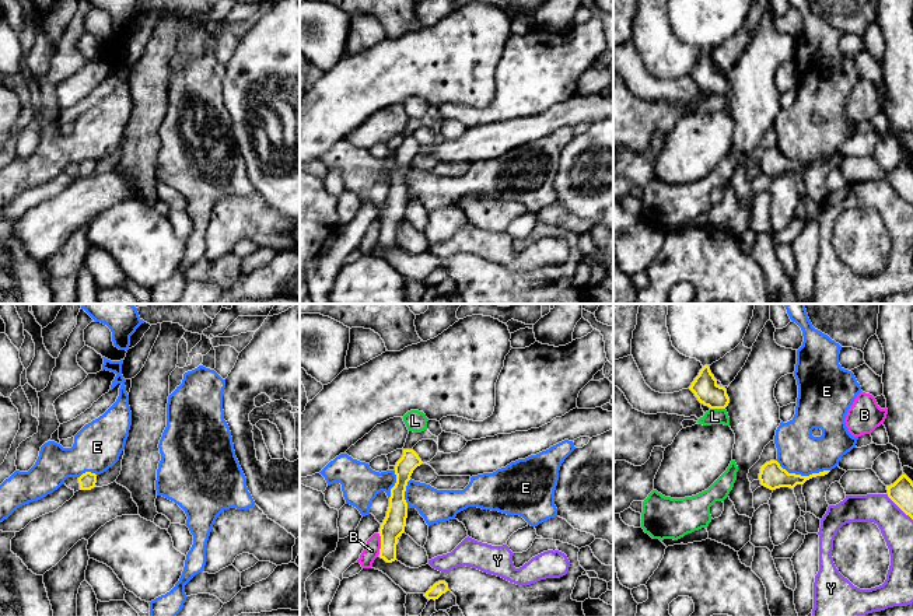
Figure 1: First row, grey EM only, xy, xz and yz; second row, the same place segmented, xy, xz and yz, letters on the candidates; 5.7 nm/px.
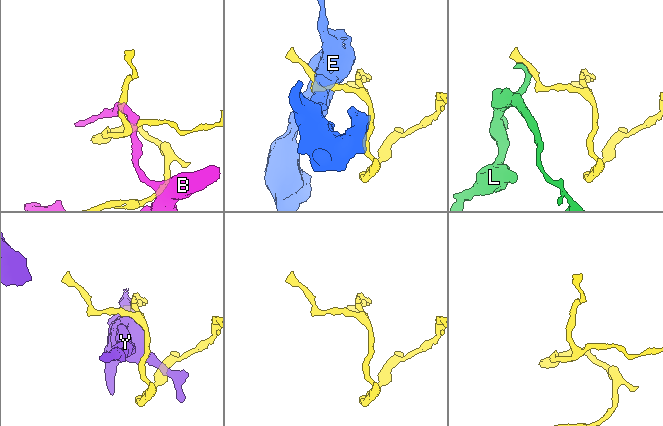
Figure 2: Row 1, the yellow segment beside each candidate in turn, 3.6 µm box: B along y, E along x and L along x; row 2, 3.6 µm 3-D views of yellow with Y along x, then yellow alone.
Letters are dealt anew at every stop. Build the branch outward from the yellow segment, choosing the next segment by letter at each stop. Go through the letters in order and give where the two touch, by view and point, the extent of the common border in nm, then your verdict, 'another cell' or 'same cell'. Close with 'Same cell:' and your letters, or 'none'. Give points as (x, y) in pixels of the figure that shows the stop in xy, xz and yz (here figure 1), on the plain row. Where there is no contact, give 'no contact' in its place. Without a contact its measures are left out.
B: xz (381, 230) | 130 nm | another cell
E: yz (803, 163) | 320 nm | another cell
L: yz (717, 94) | 90 nm | another cell
Y: yz (899, 193) | 220 nm | another cell
Same cell: none

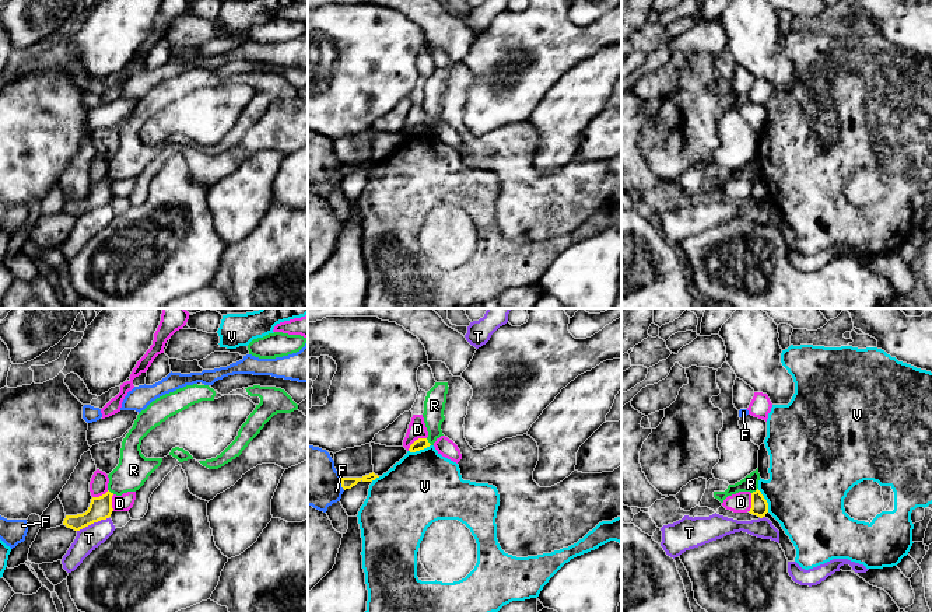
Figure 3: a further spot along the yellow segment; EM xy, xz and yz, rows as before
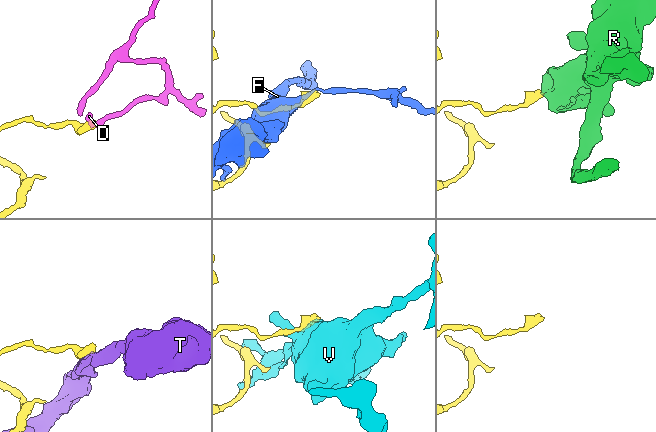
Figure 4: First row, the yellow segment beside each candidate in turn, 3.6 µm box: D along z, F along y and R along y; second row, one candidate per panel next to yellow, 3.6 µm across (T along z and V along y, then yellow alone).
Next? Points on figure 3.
D: xz (416, 126) | 130 nm | another cell
F: xz (342, 170) | 80 nm | another cell
R: xz (427, 128) | 50 nm | another cell
T: xy (93, 209) | 200 nm | another cell
V: yz (766, 186) | 150 nm | another cell
Same cell: none

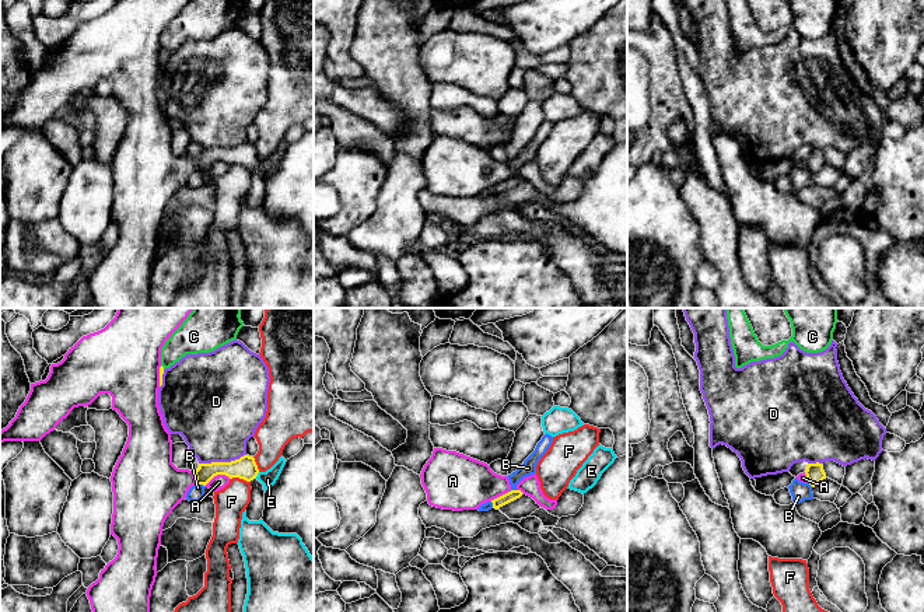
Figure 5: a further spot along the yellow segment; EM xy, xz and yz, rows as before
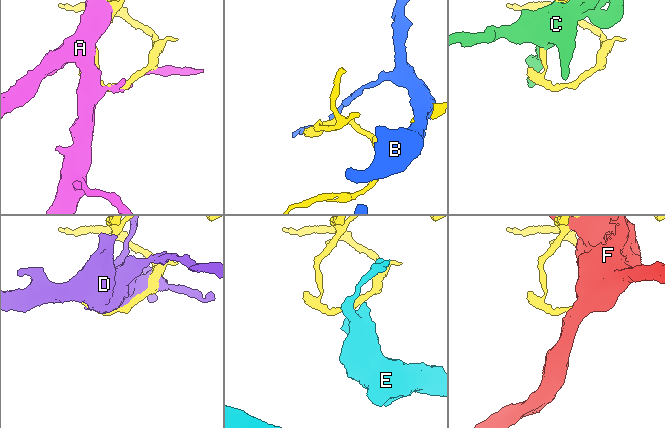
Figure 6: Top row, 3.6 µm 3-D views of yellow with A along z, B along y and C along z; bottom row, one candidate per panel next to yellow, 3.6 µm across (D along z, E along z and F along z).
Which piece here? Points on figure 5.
A: xy (217, 160) | 160 nm | another cell
B: xy (200, 170) | 60 nm | another cell
C: xy (163, 53) | 40 nm | another cell
D: xy (221, 149) | 280 nm | another cell
E: xy (256, 161) | 40 nm | same cell
F: xy (240, 164) | 120 nm | another cell
Same cell: E

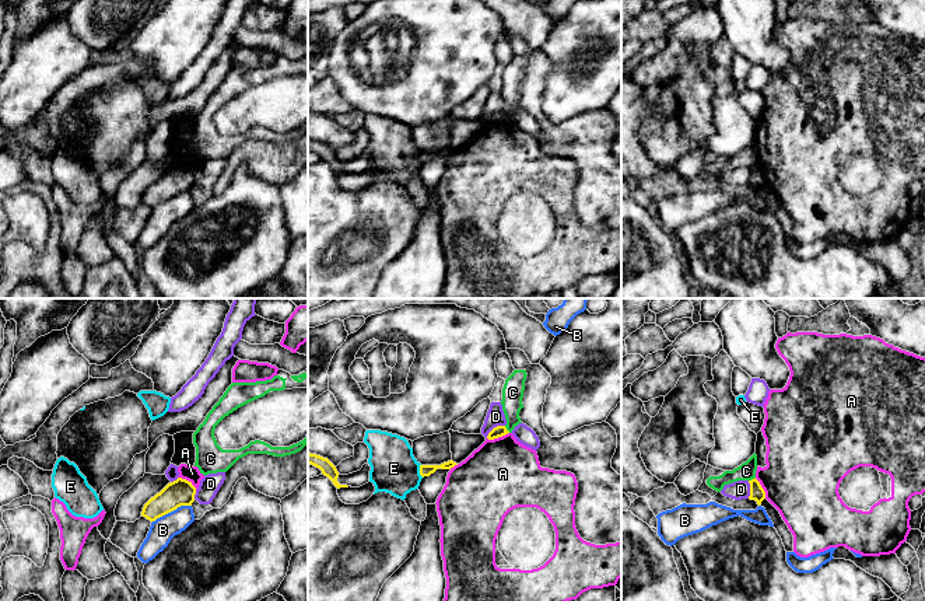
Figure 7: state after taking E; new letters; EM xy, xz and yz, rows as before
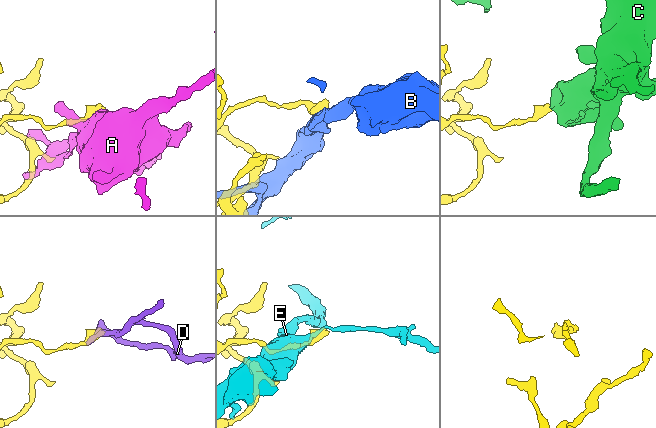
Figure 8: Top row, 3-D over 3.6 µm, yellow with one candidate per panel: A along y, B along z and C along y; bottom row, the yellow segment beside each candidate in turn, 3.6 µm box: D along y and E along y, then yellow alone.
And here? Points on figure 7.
A: xz (497, 123) | 130 nm | another cell
B: xy (171, 196) | 260 nm | another cell
C: xz (505, 115) | 50 nm | another cell
D: xz (494, 114) | 130 nm | another cell
E: xz (420, 157) | 80 nm | another cell
Same cell: none

